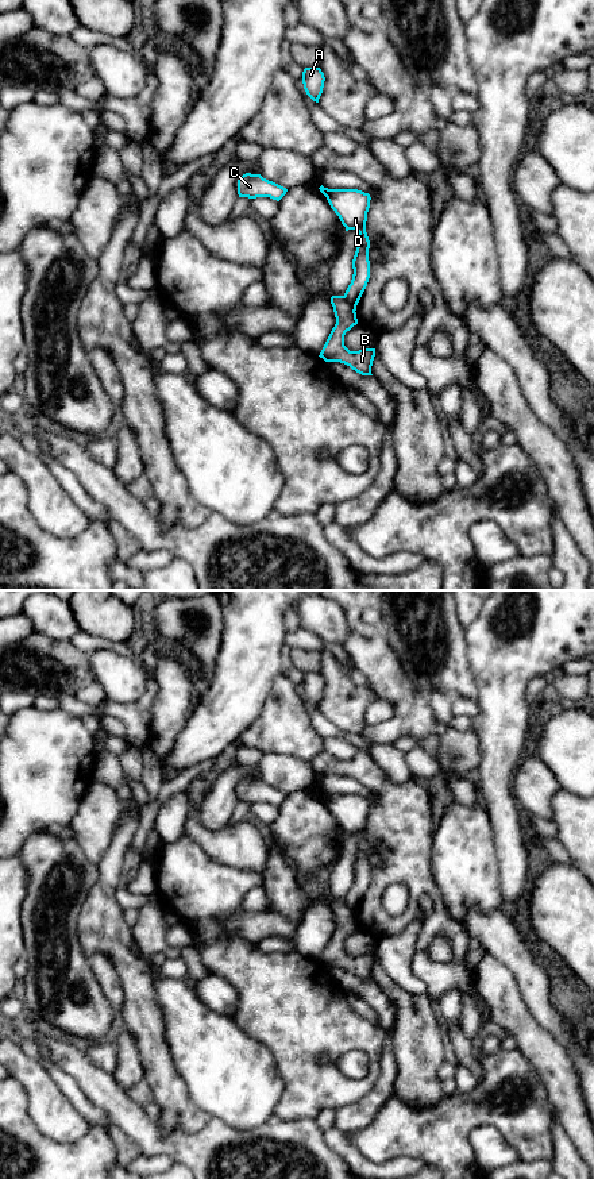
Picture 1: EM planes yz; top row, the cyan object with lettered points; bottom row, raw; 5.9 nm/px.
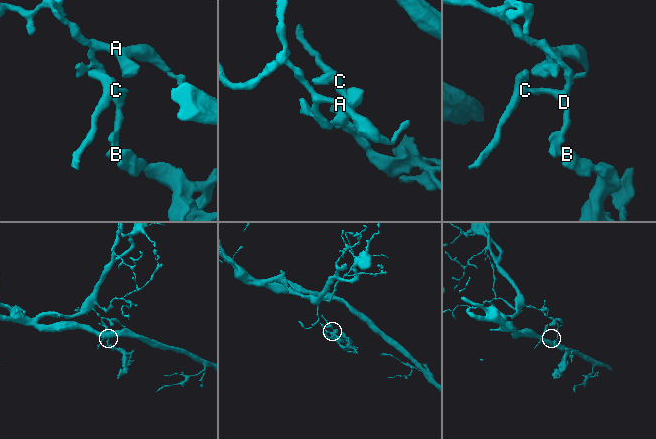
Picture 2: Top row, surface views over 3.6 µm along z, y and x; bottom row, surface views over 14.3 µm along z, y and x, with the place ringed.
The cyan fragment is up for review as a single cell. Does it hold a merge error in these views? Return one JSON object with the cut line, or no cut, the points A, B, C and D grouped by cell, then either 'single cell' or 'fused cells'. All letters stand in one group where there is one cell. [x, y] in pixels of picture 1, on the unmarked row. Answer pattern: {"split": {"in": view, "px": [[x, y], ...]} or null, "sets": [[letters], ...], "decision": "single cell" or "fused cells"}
{"split": {"in": "yz", "px": [[343, 901], [355, 912]]}, "sets": [["A", "C", "D"], ["B"]], "decision": "fused cells"}

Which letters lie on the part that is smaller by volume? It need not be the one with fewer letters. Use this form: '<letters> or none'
B

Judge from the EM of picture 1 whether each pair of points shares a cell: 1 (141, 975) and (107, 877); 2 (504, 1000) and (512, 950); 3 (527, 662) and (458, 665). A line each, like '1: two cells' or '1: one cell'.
1: one cell
2: two cells
3: two cells

